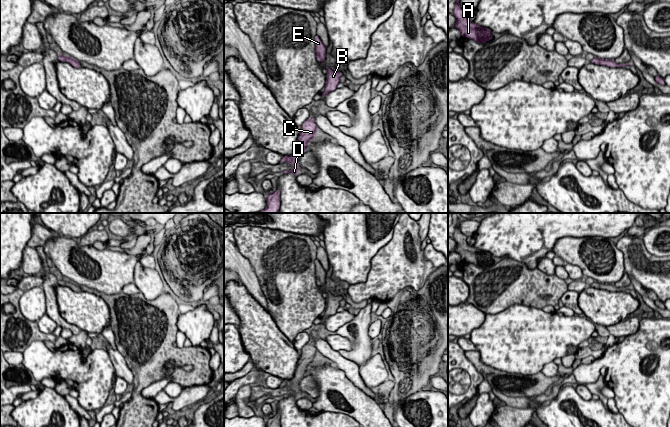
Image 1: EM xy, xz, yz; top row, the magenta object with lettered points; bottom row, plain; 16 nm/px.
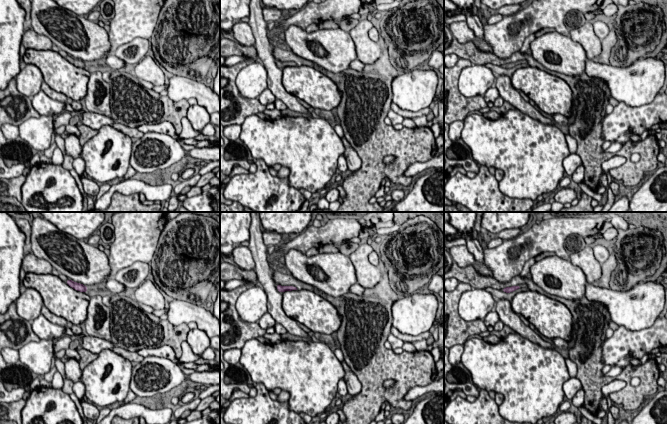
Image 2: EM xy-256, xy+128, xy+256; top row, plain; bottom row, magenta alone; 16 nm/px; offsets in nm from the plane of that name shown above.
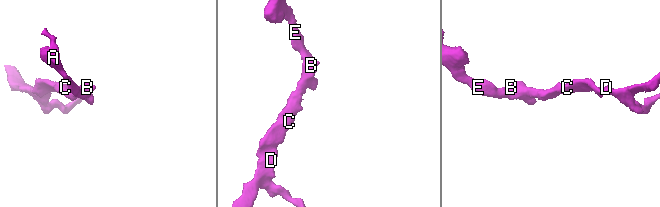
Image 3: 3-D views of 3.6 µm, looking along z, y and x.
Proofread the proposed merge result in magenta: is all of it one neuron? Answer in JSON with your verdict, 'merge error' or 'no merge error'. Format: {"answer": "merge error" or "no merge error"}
{"answer": "no merge error"}

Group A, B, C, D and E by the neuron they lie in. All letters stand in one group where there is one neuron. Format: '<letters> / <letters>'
A B C D E

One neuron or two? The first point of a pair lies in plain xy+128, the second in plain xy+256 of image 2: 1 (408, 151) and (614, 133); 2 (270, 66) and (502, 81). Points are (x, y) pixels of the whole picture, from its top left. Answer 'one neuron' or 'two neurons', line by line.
1: two neurons
2: one neuron

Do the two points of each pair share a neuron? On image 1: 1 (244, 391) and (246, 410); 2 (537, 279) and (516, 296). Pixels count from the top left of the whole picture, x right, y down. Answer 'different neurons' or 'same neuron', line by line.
1: same neuron
2: same neuron

